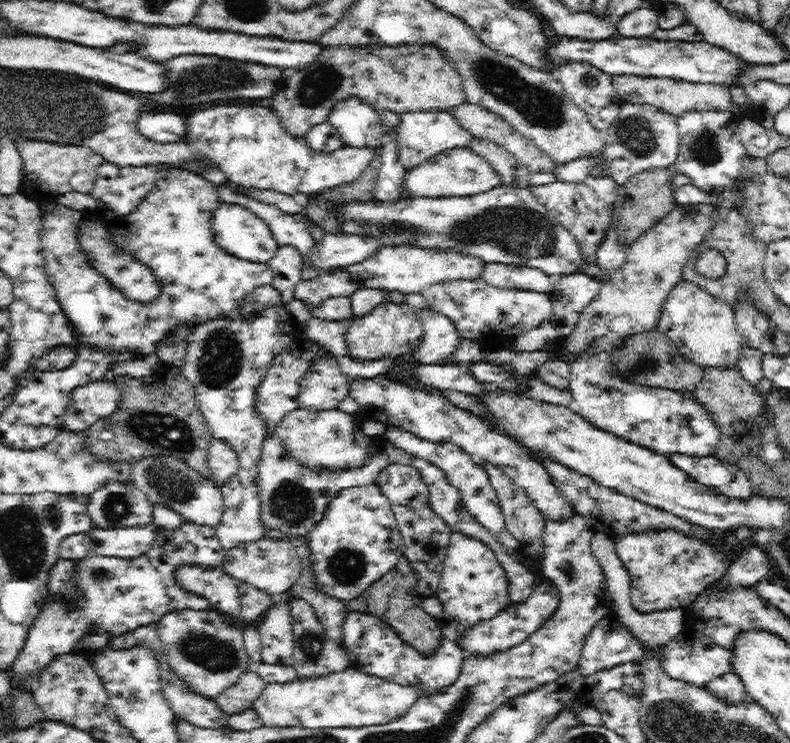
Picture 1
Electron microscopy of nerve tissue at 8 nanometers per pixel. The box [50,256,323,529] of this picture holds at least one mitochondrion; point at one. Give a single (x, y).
(150, 425)

